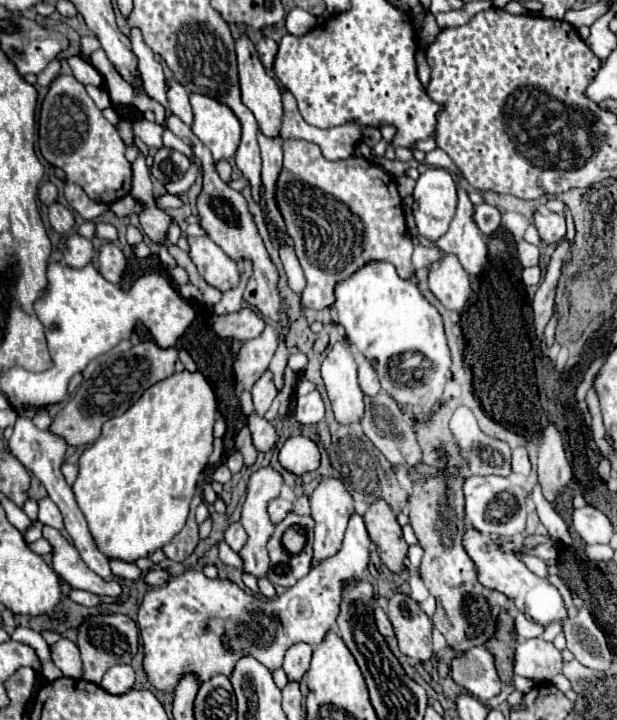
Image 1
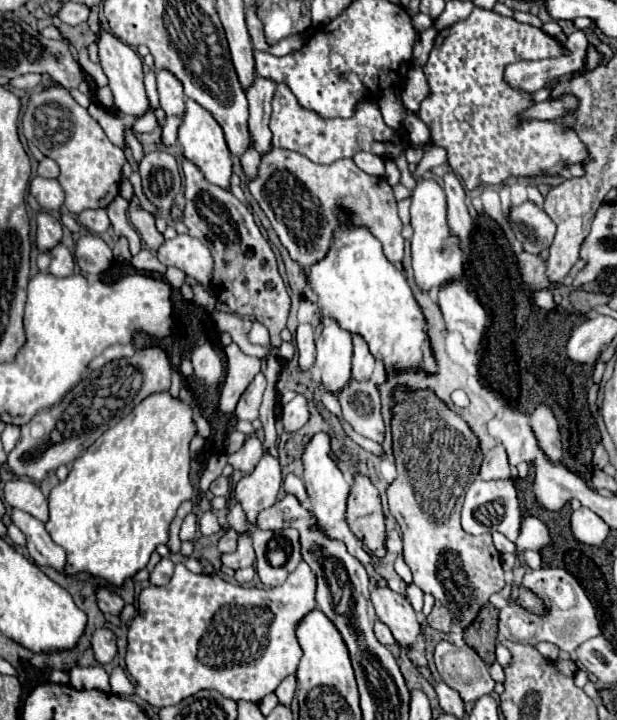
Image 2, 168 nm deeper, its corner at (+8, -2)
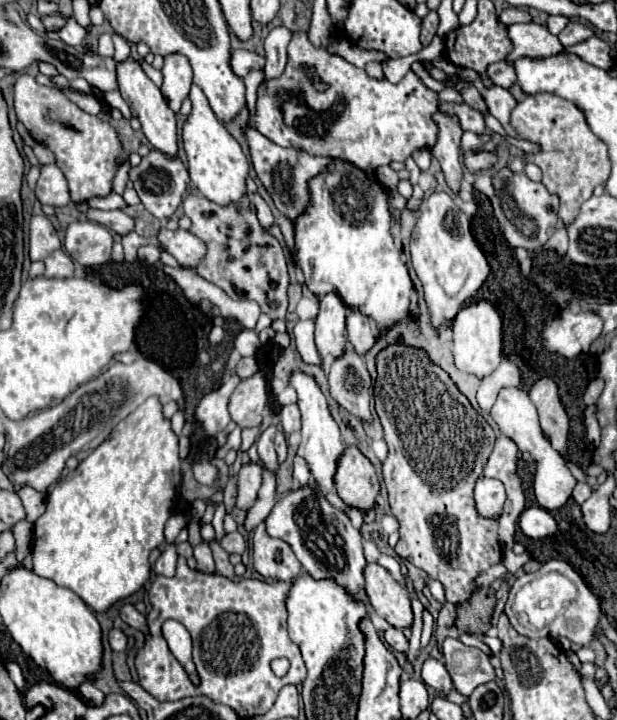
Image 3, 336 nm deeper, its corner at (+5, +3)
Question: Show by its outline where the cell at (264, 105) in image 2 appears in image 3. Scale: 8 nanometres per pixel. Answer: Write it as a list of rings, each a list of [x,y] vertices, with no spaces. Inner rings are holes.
[[[274,27],[270,31],[270,35],[266,37],[266,43],[264,43],[264,49],[266,49],[264,81],[270,81],[270,79],[276,79],[282,75],[286,61],[288,61],[286,49],[288,49],[290,39],[292,39],[292,35],[286,27]]]

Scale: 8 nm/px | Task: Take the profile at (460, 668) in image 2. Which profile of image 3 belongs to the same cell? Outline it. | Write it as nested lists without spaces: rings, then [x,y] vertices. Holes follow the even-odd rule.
[[[444,639],[442,645],[444,665],[454,681],[454,687],[462,695],[470,695],[478,685],[494,681],[494,667],[490,665],[488,655],[476,647],[468,647],[458,639]]]

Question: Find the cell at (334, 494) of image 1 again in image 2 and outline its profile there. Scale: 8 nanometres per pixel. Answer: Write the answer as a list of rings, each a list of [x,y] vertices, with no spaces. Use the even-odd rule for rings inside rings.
[[[317,432],[311,436],[303,452],[303,468],[305,468],[303,480],[305,480],[309,500],[311,500],[311,512],[315,514],[321,530],[325,530],[329,538],[343,540],[348,552],[363,564],[371,563],[372,557],[363,548],[359,548],[358,540],[355,540],[353,532],[347,526],[345,510],[347,510],[347,496],[351,490],[351,484],[345,480],[343,472],[337,466],[337,460],[331,456],[331,436],[327,432]]]

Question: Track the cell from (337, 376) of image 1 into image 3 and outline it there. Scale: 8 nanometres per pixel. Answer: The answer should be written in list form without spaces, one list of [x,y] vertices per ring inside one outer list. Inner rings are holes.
[[[336,293],[320,299],[320,313],[316,317],[316,347],[322,359],[340,359],[346,353],[346,313],[348,307]]]

